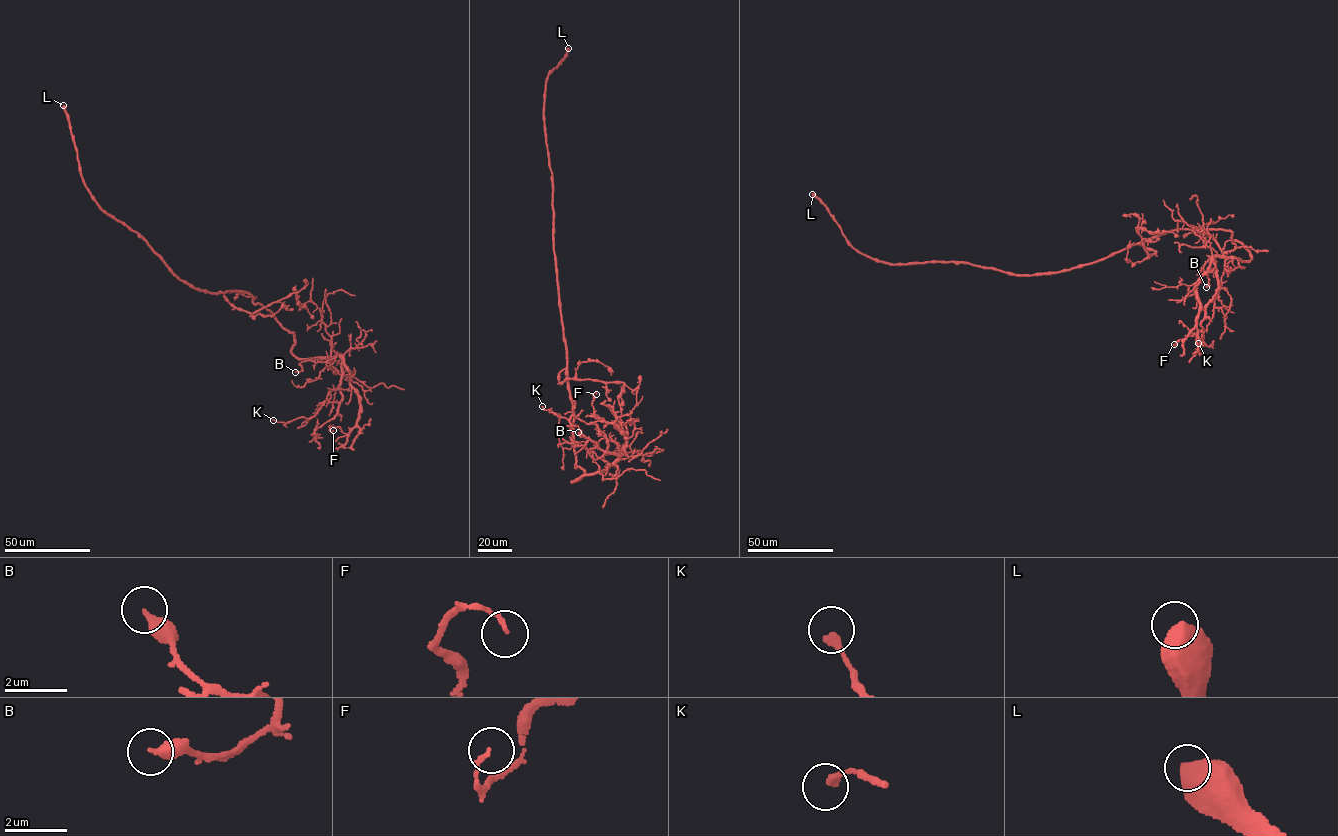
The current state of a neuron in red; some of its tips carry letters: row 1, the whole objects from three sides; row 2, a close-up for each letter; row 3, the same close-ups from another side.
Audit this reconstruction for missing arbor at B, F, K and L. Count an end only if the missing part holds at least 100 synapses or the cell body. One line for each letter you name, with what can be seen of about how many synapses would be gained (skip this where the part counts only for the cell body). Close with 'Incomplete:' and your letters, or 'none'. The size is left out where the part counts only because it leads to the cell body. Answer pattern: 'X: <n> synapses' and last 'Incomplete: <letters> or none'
L: 650 synapses
Incomplete: L

